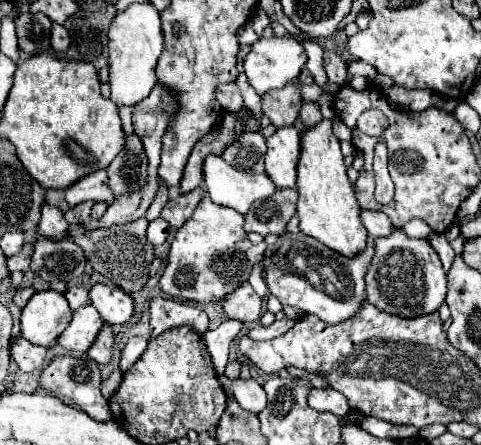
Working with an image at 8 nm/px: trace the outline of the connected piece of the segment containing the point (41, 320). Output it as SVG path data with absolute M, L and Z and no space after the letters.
M56 290L36 292L22 308L20 328L22 336L40 346L52 346L56 338L70 324L72 310L64 294Z

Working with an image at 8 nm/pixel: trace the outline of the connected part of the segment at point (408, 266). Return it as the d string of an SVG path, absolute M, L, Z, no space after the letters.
M402 230L374 242L374 258L366 272L368 302L382 312L402 318L436 312L446 298L446 274L440 256L428 240L408 238Z

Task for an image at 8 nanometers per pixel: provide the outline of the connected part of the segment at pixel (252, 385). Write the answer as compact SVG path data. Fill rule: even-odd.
M224 378L222 386L224 386L224 392L232 396L244 410L258 414L266 408L266 392L262 384L258 384L254 378L248 378L248 380Z

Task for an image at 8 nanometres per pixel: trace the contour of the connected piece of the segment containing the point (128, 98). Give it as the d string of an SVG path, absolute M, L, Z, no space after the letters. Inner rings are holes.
M150 2L130 4L116 16L108 28L108 64L110 64L110 100L118 106L134 106L156 86L156 62L162 54L160 14Z

